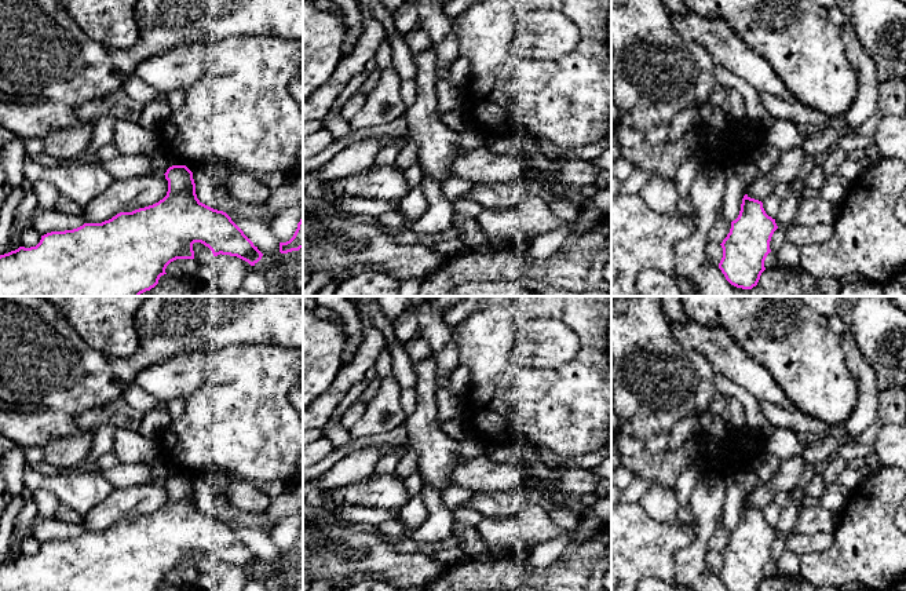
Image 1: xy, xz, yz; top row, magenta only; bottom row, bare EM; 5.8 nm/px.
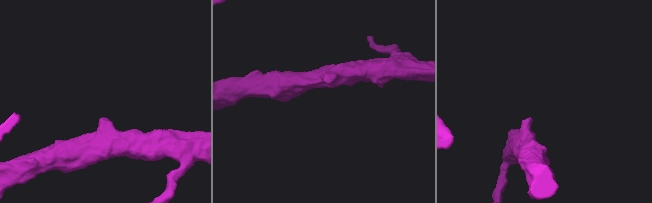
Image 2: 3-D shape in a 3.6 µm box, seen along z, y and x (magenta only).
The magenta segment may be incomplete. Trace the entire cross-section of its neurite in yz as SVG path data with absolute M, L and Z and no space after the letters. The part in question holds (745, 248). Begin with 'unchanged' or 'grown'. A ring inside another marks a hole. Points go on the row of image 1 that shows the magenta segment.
unchanged | M745 194L739 215L720 244L723 258L719 269L731 285L742 289L757 285L777 229L775 219L766 214L763 203Z

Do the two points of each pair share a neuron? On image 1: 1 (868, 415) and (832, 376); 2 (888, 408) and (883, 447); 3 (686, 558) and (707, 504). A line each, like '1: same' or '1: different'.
1: different
2: different
3: same

